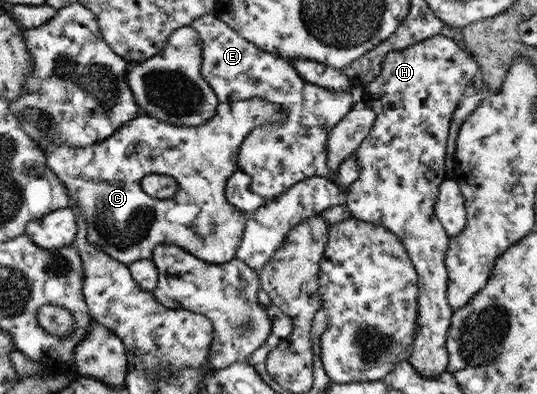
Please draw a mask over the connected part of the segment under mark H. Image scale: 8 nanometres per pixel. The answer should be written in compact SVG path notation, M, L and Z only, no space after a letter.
M439 34L438 36L431 37L428 40L421 41L418 44L411 45L410 48L403 50L388 52L384 61L383 69L376 76L374 81L367 83L364 88L366 89L366 99L370 103L374 113L376 113L376 119L368 137L362 140L362 143L358 146L355 151L357 155L357 164L359 165L360 175L358 179L348 186L348 205L347 208L351 210L352 218L359 218L360 221L366 221L376 226L382 225L387 226L387 229L399 237L400 241L406 246L407 253L410 255L411 261L415 265L416 271L418 271L419 287L421 289L419 295L419 317L418 324L420 329L416 333L414 341L414 353L411 357L410 363L415 367L416 371L423 374L424 377L438 377L441 373L447 371L447 367L450 364L450 354L447 350L447 337L449 335L449 328L451 327L451 317L453 316L454 310L451 308L451 304L447 301L447 289L450 287L449 272L447 267L447 253L448 249L451 248L451 236L448 235L447 231L443 229L442 223L439 221L438 216L435 213L435 204L438 201L438 195L440 187L444 180L451 176L446 171L446 155L447 155L447 139L450 135L450 119L453 119L456 107L464 95L464 89L468 85L468 81L478 73L478 66L480 63L475 59L472 59L468 53L464 53L452 39L448 39L447 36Z

